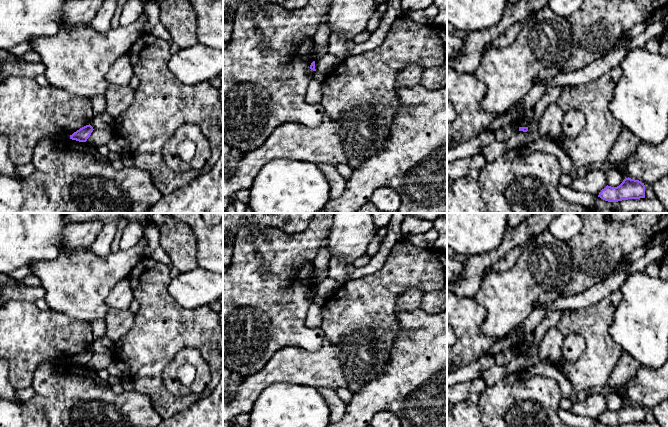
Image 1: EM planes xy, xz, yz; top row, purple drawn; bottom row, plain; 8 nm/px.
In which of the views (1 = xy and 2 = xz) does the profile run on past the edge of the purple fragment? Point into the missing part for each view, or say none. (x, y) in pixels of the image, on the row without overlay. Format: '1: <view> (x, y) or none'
1: none
2: none

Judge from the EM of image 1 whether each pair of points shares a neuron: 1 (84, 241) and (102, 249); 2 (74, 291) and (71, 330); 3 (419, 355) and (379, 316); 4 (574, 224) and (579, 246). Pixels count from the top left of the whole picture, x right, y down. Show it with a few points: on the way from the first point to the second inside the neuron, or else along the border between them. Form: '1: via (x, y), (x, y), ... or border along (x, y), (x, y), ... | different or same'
1: border along (104, 224), (89, 248) | different
2: border along (51, 308), (72, 319), (85, 320), (89, 323) | different
3: border along (402, 329), (398, 332), (389, 355) | different
4: border along (583, 223), (580, 230), (568, 241) | different

